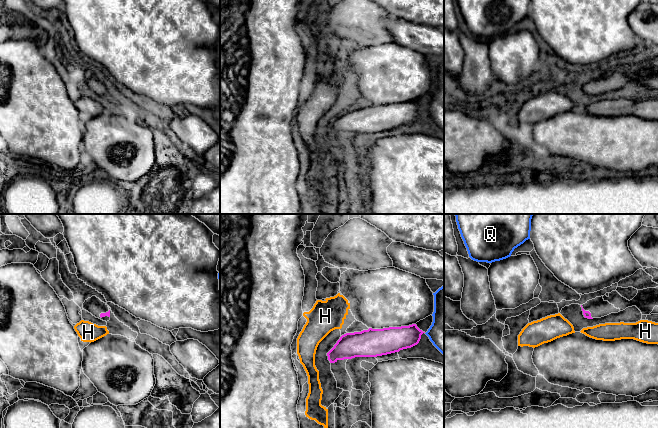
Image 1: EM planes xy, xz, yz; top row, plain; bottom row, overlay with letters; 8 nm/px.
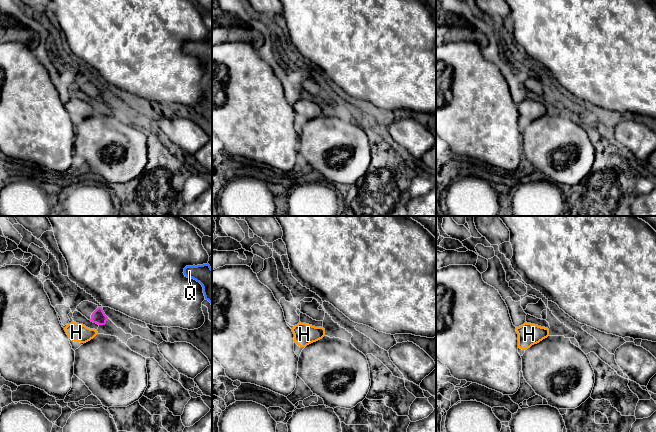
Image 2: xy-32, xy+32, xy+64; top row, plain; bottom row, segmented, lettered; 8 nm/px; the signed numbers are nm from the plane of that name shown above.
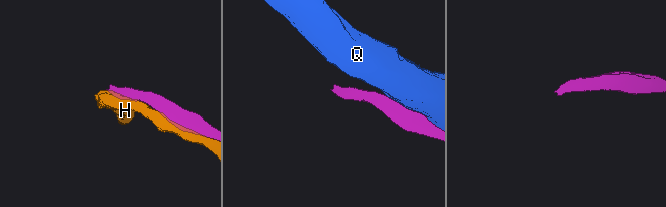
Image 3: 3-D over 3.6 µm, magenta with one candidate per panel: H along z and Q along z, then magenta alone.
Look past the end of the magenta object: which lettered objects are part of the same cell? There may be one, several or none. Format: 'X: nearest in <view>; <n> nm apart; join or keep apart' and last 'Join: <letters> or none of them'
H: nearest in xz; 60 nm apart; keep apart
Q: nearest in xz; 0 nm apart; keep apart
Join: none of them

